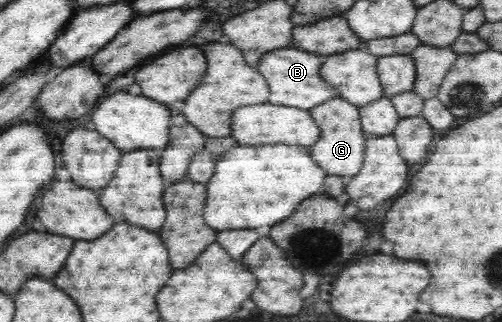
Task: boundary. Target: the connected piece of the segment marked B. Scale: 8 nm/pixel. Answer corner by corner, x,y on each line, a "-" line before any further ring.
290,46
274,49
272,53
264,53
258,61
257,69
268,82
269,101
274,105
310,110
324,101
336,98
336,88
320,76
320,67
324,59
325,56
296,47
290,49

